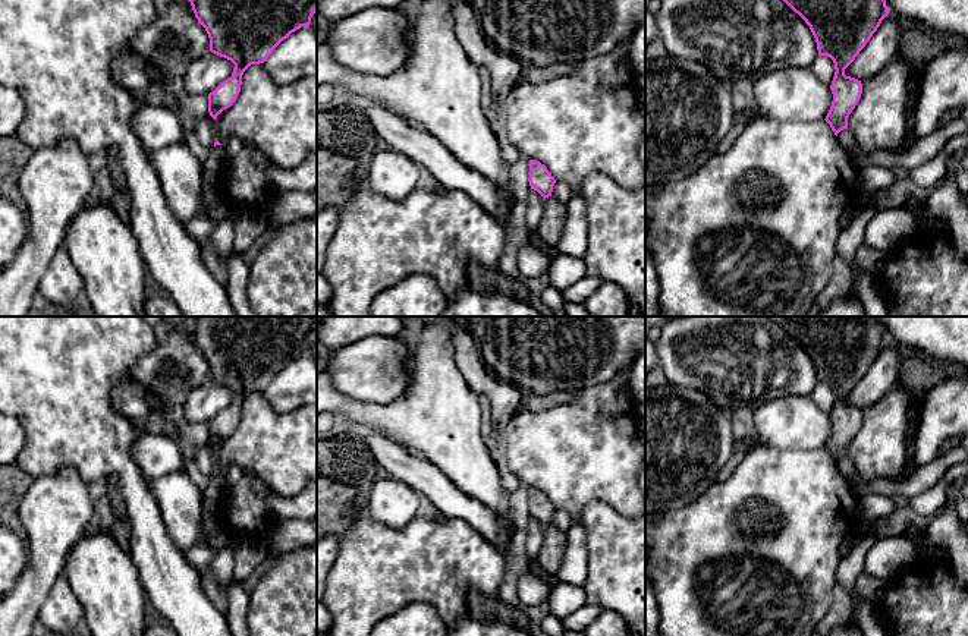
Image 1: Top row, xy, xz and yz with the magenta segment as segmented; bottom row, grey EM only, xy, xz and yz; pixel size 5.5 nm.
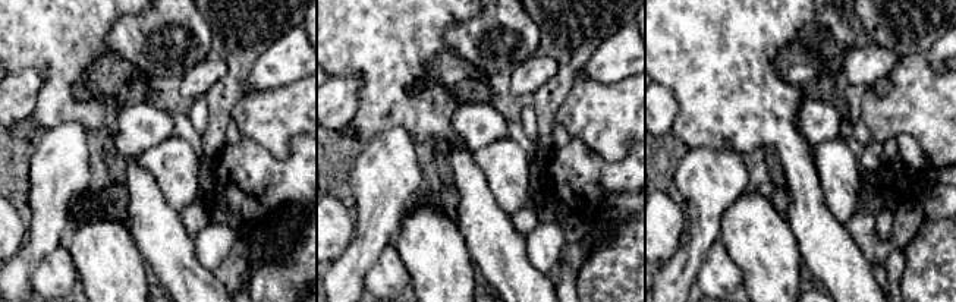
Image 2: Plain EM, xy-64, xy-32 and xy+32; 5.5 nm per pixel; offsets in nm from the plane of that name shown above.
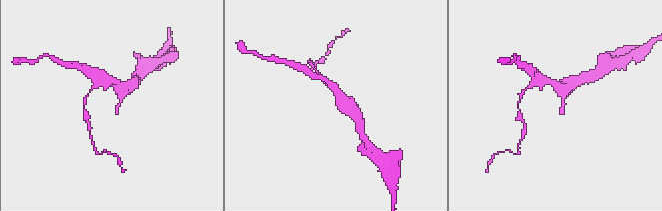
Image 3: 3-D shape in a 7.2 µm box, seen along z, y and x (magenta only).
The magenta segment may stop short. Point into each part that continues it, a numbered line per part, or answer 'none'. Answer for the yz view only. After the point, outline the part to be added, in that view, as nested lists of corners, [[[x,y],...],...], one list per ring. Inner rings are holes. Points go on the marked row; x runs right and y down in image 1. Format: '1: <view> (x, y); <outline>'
none

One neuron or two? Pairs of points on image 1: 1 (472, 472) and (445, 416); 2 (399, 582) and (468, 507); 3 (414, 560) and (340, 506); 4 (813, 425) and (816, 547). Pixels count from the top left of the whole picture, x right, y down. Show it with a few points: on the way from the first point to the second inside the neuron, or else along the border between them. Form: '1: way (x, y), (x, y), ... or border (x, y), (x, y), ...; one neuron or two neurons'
1: way (465, 459), (448, 438), (445, 430); one neuron
2: border (439, 513), (462, 519), (486, 540); two neurons
3: border (361, 515), (340, 540); two neurons
4: border (779, 447), (823, 449); two neurons

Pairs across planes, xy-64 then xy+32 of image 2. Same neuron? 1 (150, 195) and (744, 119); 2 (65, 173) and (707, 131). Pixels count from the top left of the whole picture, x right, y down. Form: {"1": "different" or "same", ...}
{"1": "same", "2": "different"}

